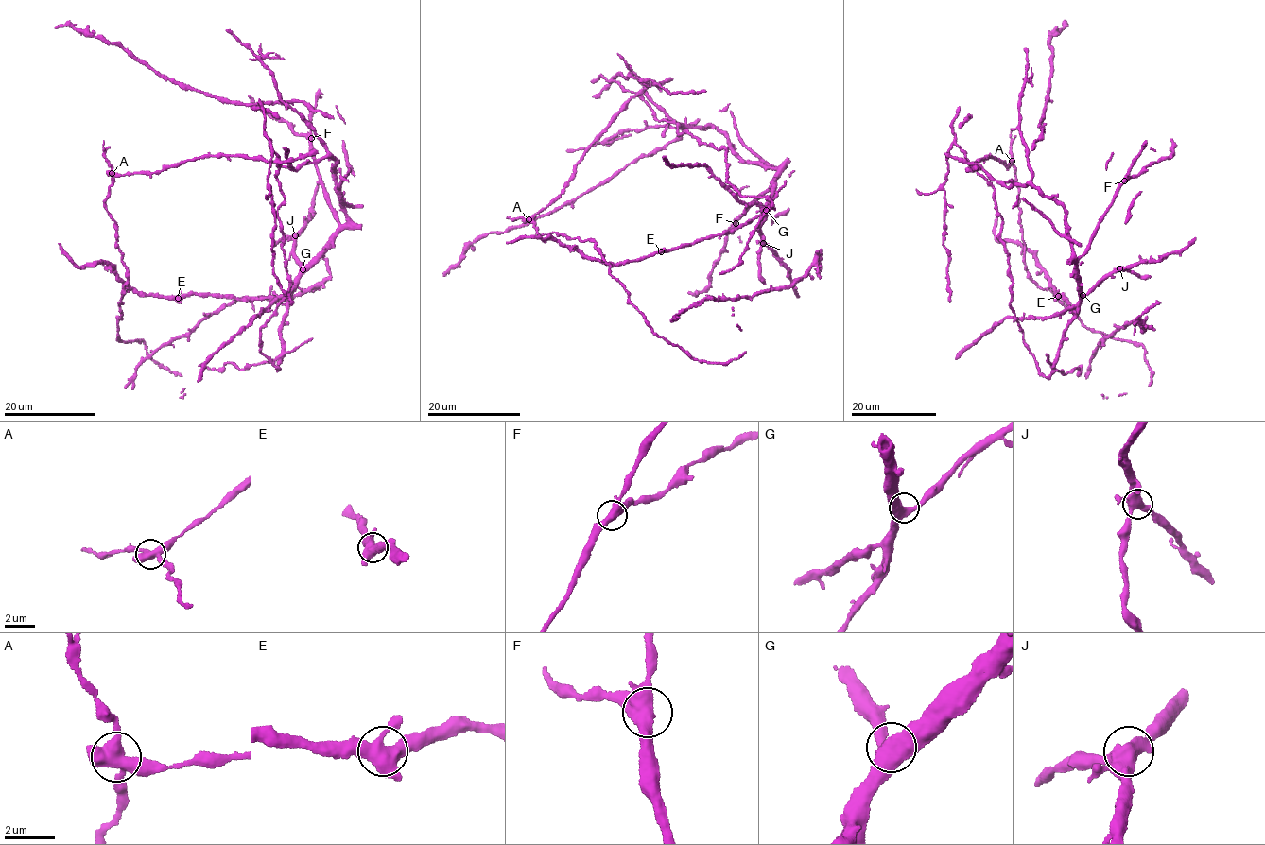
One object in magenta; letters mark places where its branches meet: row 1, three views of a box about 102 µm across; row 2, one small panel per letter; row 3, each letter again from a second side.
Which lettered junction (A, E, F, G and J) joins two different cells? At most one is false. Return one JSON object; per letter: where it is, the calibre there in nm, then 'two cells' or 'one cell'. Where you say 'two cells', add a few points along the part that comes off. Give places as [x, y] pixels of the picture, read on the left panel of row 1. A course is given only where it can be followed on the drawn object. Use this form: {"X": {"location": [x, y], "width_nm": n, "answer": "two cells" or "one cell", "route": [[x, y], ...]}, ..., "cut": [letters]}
{"A": {"location": [112, 173], "width_nm": 480, "answer": "one cell"}, "E": {"location": [178, 298], "width_nm": 480, "answer": "one cell"}, "F": {"location": [311, 138], "width_nm": 480, "answer": "one cell"}, "G": {"location": [303, 269], "width_nm": 480, "answer": "one cell"}, "J": {"location": [295, 235], "width_nm": 460, "answer": "one cell"}, "cut": []}

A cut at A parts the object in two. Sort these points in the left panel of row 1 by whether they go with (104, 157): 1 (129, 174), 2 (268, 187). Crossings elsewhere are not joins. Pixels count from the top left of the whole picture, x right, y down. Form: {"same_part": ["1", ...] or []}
{"same_part": ["2"]}

